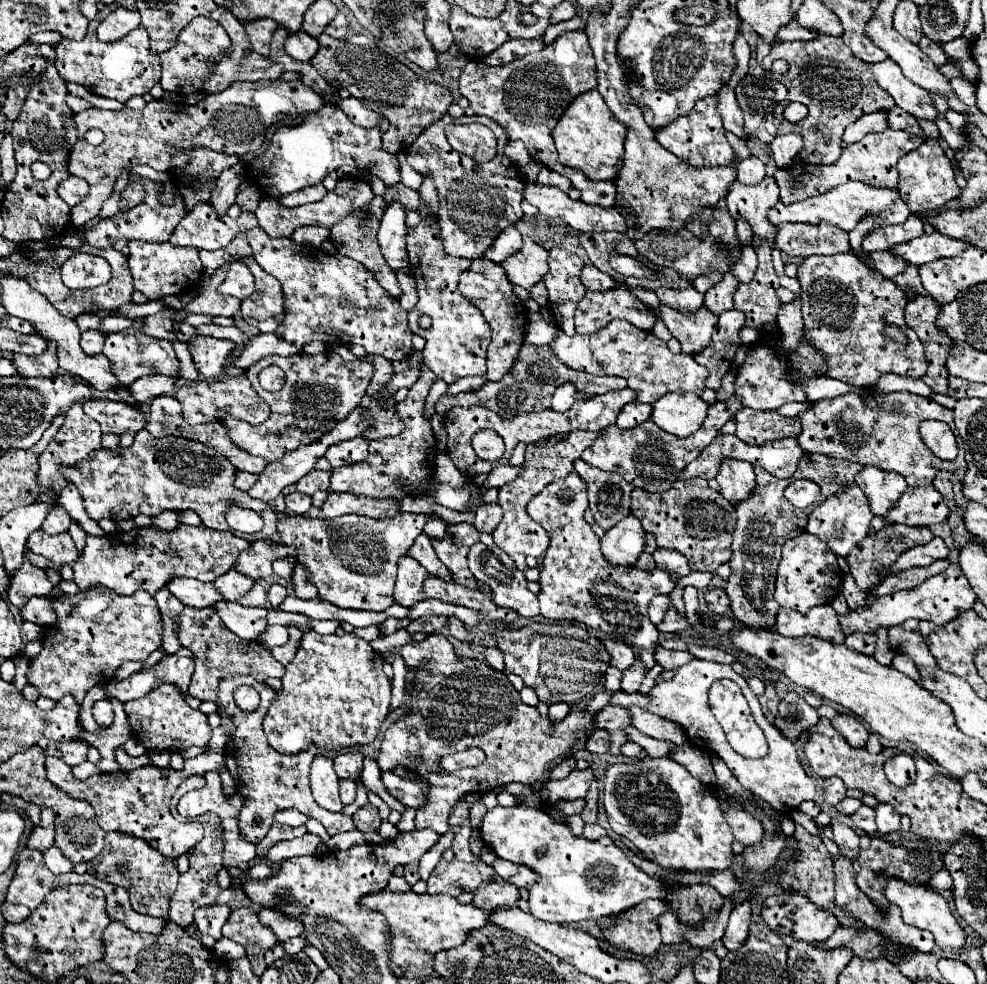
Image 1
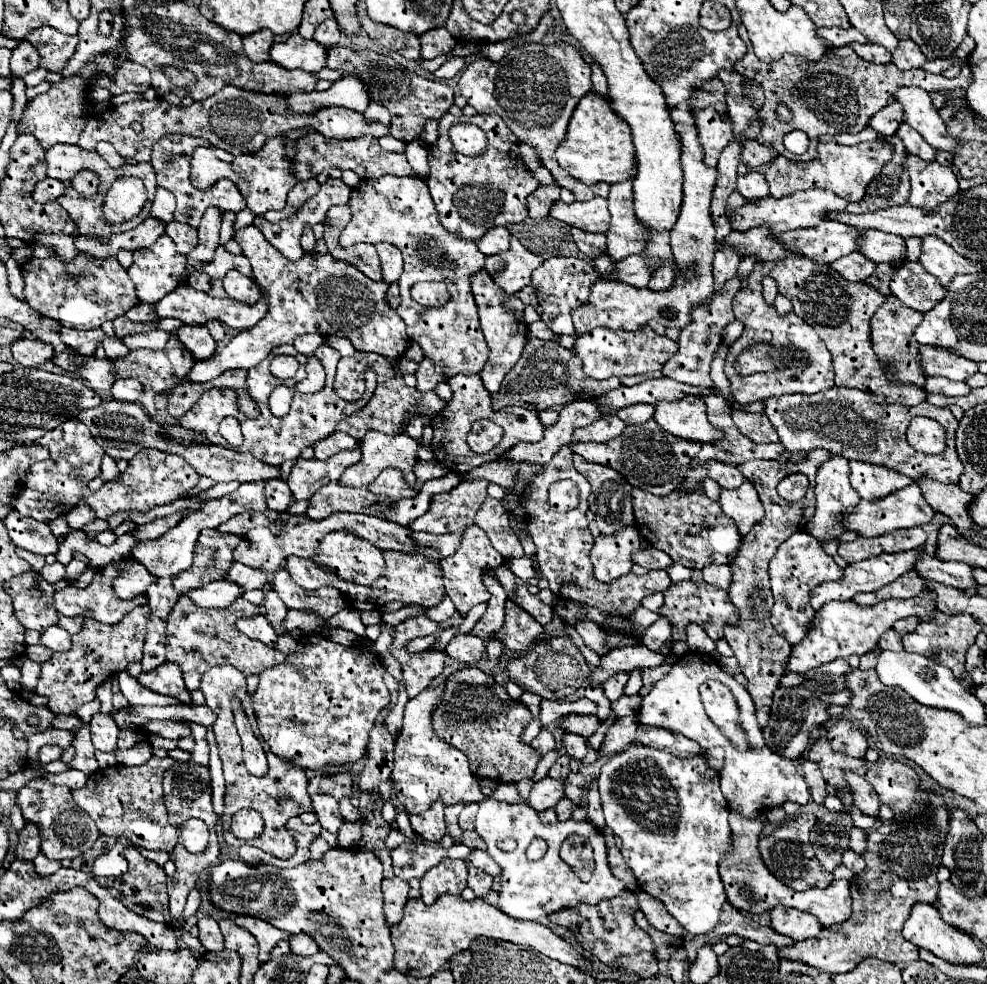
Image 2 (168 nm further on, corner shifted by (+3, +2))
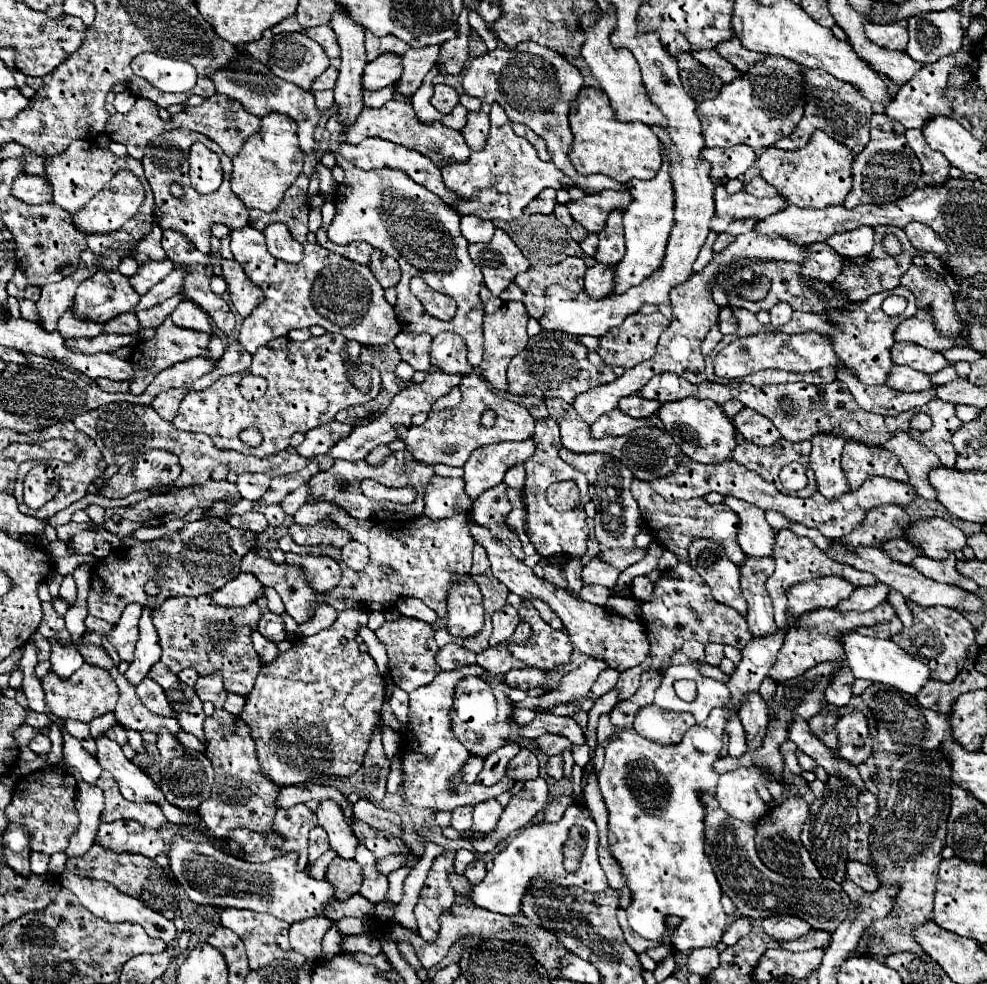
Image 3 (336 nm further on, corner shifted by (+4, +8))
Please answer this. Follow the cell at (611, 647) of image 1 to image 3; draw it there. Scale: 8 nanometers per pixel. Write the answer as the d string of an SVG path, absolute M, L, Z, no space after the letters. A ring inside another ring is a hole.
M570 557L566 567L564 567L564 573L566 573L566 579L570 583L570 589L572 589L572 595L578 597L576 591L582 589L582 581L580 581L580 573L582 573L582 559L580 557Z

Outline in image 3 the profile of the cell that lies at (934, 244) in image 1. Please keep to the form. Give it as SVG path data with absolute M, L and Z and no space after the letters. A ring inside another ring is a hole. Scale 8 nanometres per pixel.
M860 227L860 229L852 229L848 233L834 233L832 237L828 237L826 243L842 257L856 259L856 257L864 257L872 251L872 247L874 247L872 237L874 237L872 227Z

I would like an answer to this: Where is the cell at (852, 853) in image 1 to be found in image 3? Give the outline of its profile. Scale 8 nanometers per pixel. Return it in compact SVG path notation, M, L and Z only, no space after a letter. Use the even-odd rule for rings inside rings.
M856 861L848 863L848 879L860 885L864 891L876 891L880 887L878 879L872 873L874 871L864 863L856 863Z

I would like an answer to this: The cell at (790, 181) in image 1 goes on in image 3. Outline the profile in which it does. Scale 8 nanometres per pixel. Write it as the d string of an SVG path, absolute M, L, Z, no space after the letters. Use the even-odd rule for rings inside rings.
M818 131L812 135L810 143L804 149L798 151L784 151L778 147L770 147L762 151L758 165L760 165L760 177L768 181L772 187L778 189L782 197L786 197L796 207L830 207L830 205L842 205L852 181L852 167L854 153L832 141L824 131Z

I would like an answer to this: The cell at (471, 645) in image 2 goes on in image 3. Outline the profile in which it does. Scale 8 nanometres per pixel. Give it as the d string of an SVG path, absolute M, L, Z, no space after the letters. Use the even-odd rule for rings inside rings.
M450 643L450 645L446 645L438 651L436 663L442 671L454 671L454 669L464 667L464 665L474 665L476 663L476 653Z

